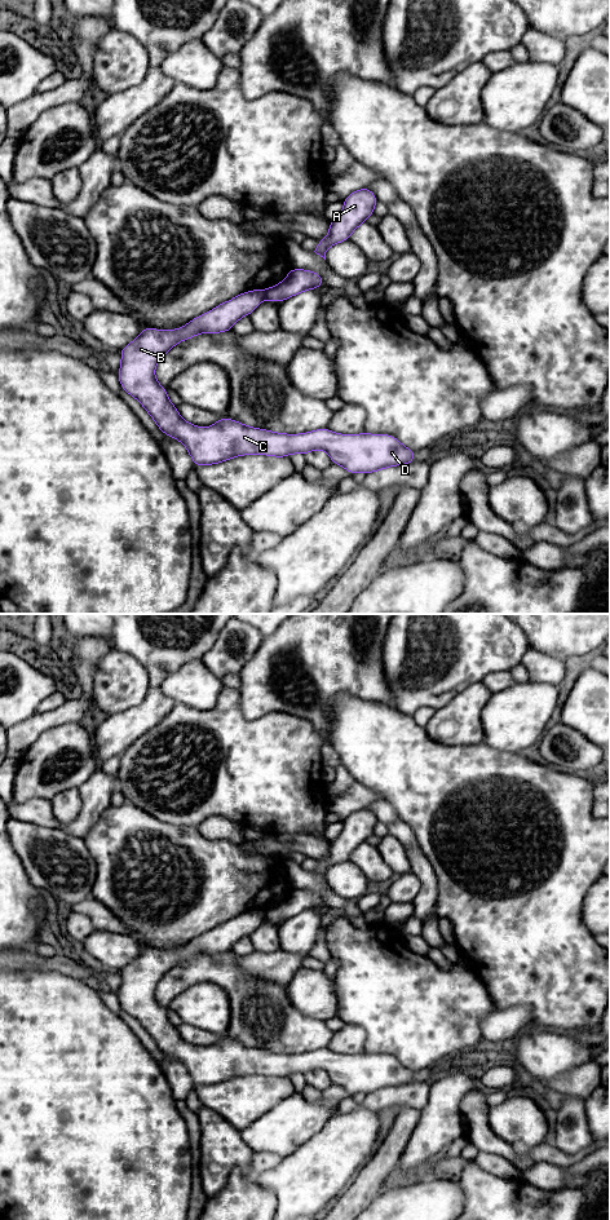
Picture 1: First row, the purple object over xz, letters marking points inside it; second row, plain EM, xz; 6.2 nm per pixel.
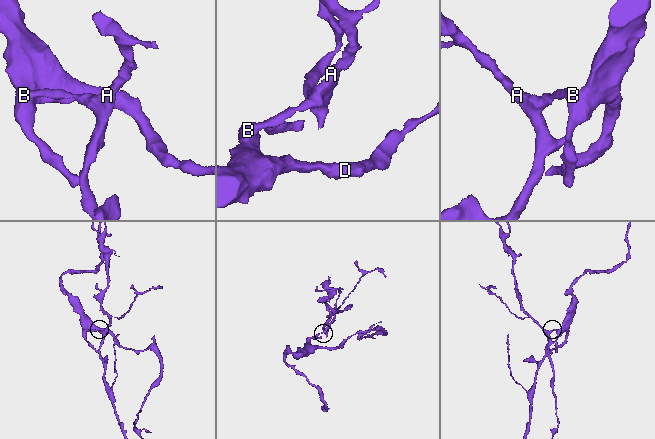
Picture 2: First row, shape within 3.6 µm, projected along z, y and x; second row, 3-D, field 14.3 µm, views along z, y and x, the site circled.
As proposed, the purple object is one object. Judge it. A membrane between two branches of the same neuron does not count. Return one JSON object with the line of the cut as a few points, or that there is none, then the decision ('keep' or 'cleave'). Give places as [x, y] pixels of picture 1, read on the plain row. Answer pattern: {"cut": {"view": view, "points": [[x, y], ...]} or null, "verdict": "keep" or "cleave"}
{"cut": {"view": "xz", "points": [[262, 911], [265, 916]]}, "verdict": "cleave"}

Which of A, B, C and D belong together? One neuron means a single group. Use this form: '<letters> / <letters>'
A / B C D

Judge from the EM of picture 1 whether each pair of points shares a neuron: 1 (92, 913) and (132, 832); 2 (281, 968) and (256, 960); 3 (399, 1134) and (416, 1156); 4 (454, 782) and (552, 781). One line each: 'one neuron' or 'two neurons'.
1: two neurons
2: one neuron
3: two neurons
4: one neuron

